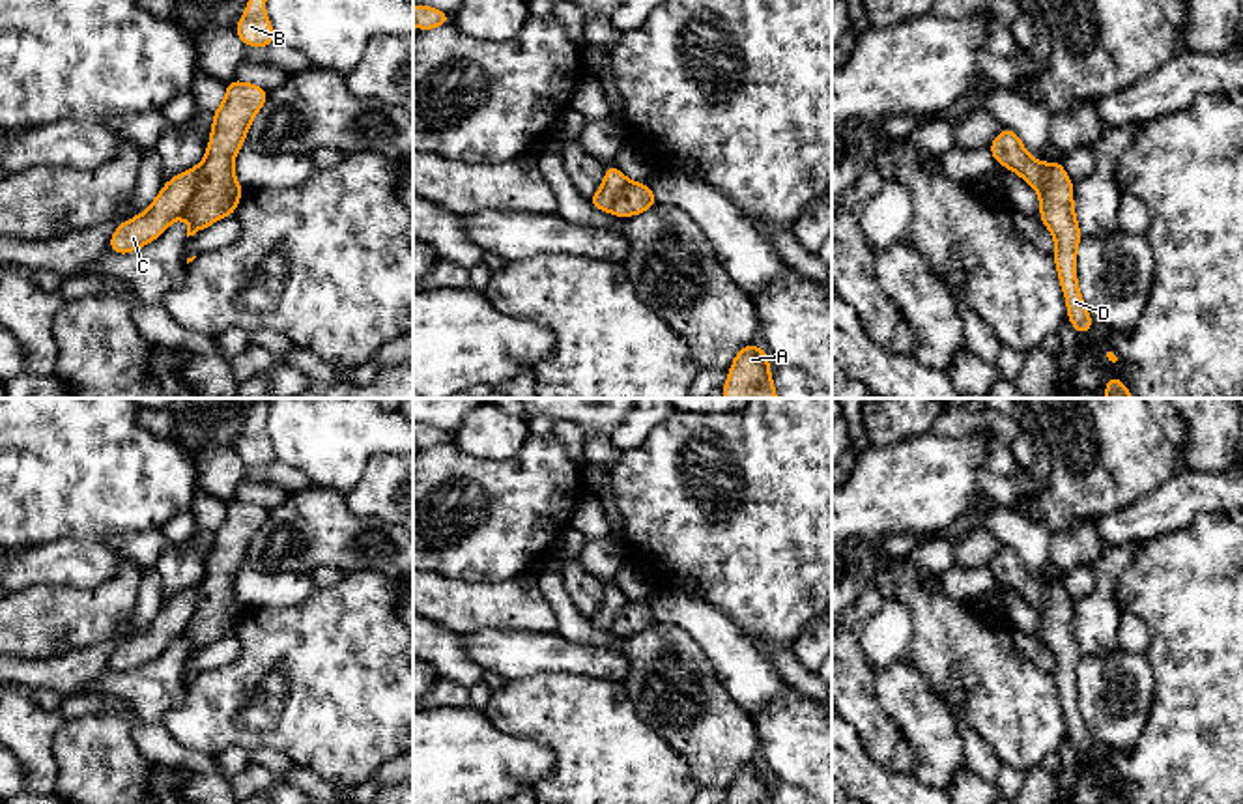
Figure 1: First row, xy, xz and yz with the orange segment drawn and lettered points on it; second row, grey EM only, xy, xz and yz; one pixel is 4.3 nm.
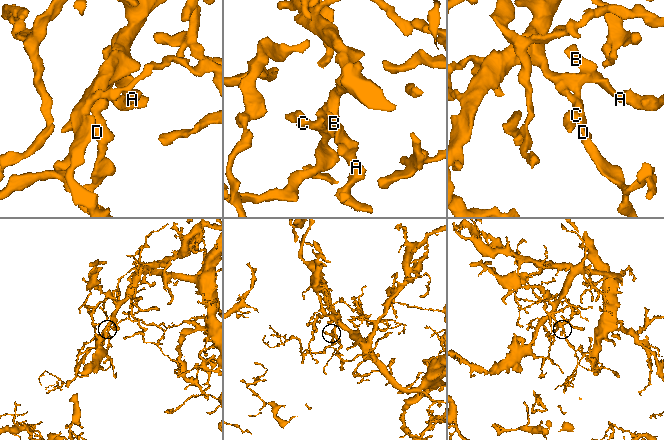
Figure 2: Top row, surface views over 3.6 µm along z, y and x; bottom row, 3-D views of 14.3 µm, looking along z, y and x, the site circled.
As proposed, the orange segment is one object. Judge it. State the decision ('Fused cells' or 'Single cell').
Single cell

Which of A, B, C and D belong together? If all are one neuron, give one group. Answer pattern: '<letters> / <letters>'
A B C D

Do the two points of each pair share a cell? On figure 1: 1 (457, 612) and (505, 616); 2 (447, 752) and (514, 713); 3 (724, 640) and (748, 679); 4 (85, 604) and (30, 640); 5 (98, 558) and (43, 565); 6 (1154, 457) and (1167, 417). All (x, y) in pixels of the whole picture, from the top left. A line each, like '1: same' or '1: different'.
1: same
2: different
3: same
4: same
5: same
6: different

